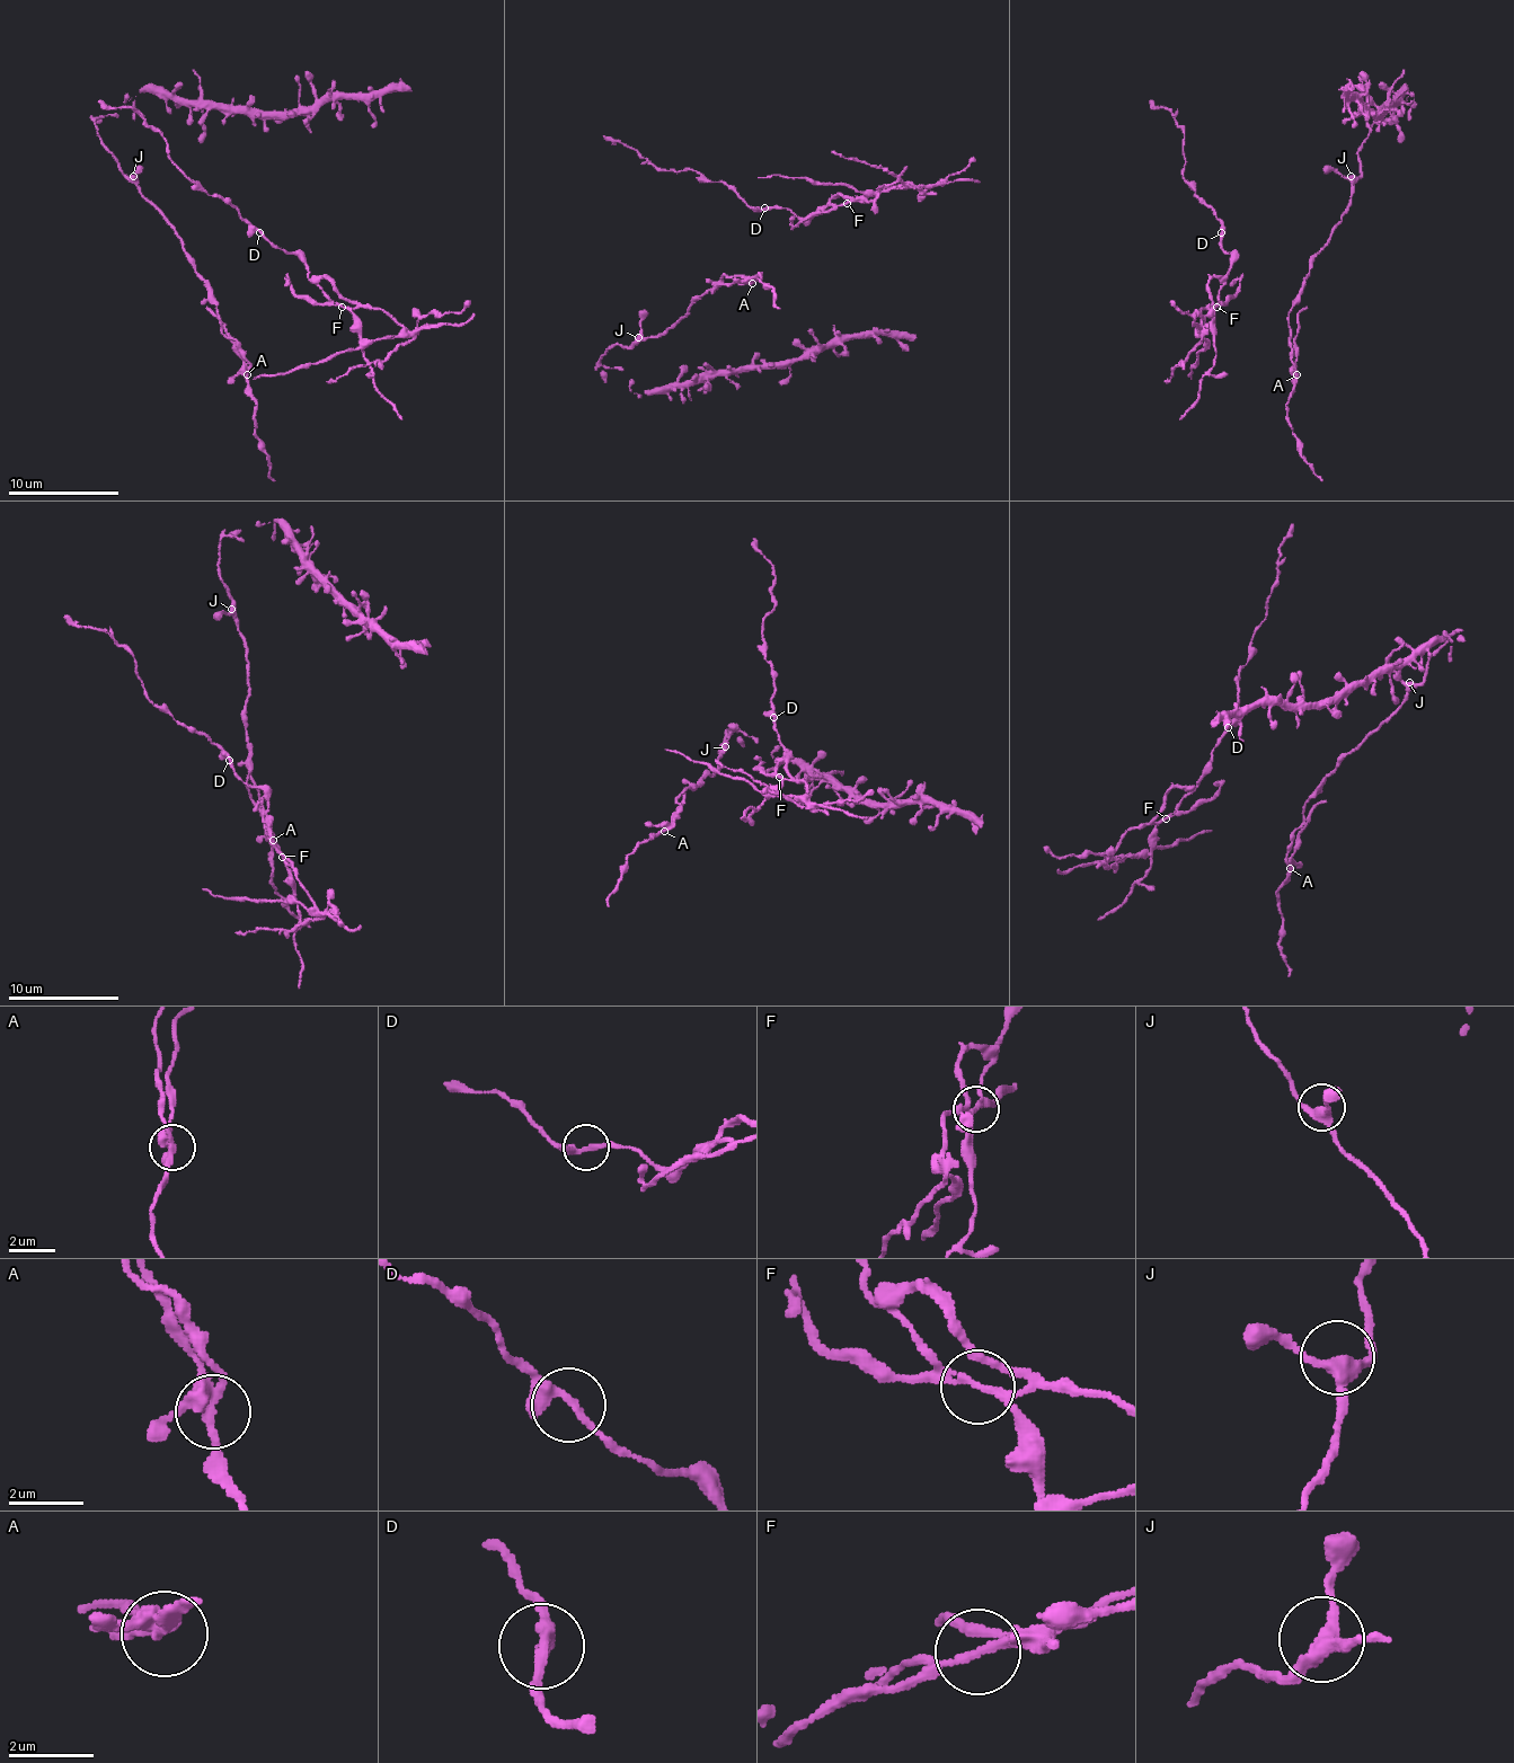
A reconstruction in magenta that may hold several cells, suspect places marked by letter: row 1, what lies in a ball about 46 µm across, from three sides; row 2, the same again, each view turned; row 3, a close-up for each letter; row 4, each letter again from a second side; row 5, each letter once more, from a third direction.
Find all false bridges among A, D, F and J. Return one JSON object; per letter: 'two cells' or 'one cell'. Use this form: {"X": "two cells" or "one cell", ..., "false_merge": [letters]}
{"A": "two cells", "D": "one cell", "F": "two cells", "J": "one cell", "false_merge": ["A", "F"]}

